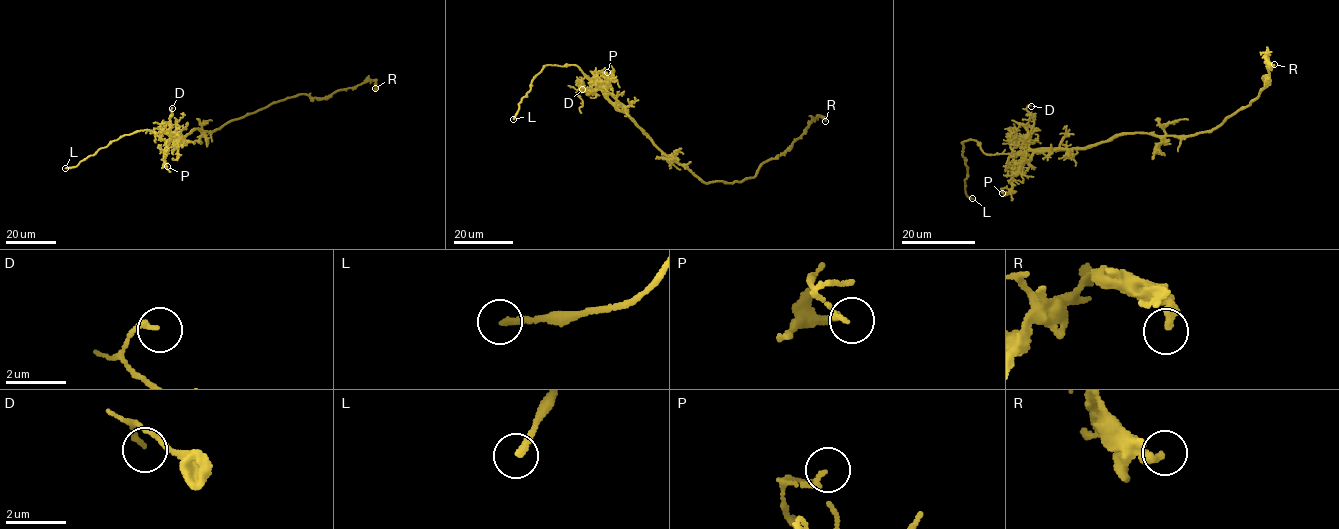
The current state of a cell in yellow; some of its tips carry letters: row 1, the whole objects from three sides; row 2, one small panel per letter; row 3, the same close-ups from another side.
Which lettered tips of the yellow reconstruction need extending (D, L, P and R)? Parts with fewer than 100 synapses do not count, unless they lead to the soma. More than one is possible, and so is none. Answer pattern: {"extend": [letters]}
{"extend": ["L"]}

